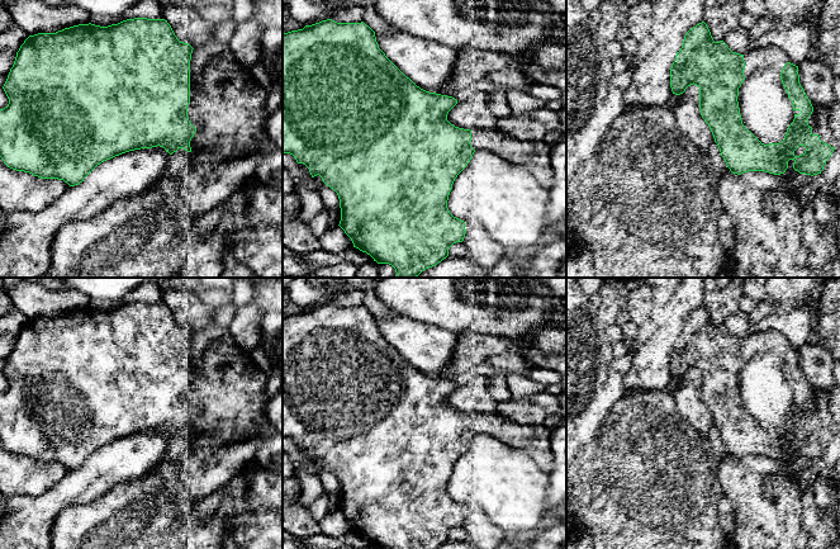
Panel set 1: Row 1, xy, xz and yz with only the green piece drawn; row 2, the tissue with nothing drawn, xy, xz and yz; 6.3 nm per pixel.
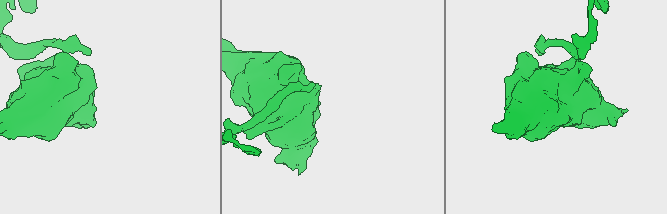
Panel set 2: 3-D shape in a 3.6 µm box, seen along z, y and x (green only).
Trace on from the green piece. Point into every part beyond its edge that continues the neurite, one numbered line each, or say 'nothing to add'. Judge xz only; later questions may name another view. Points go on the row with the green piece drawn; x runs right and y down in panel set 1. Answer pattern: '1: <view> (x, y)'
1: xz (536, 157)

